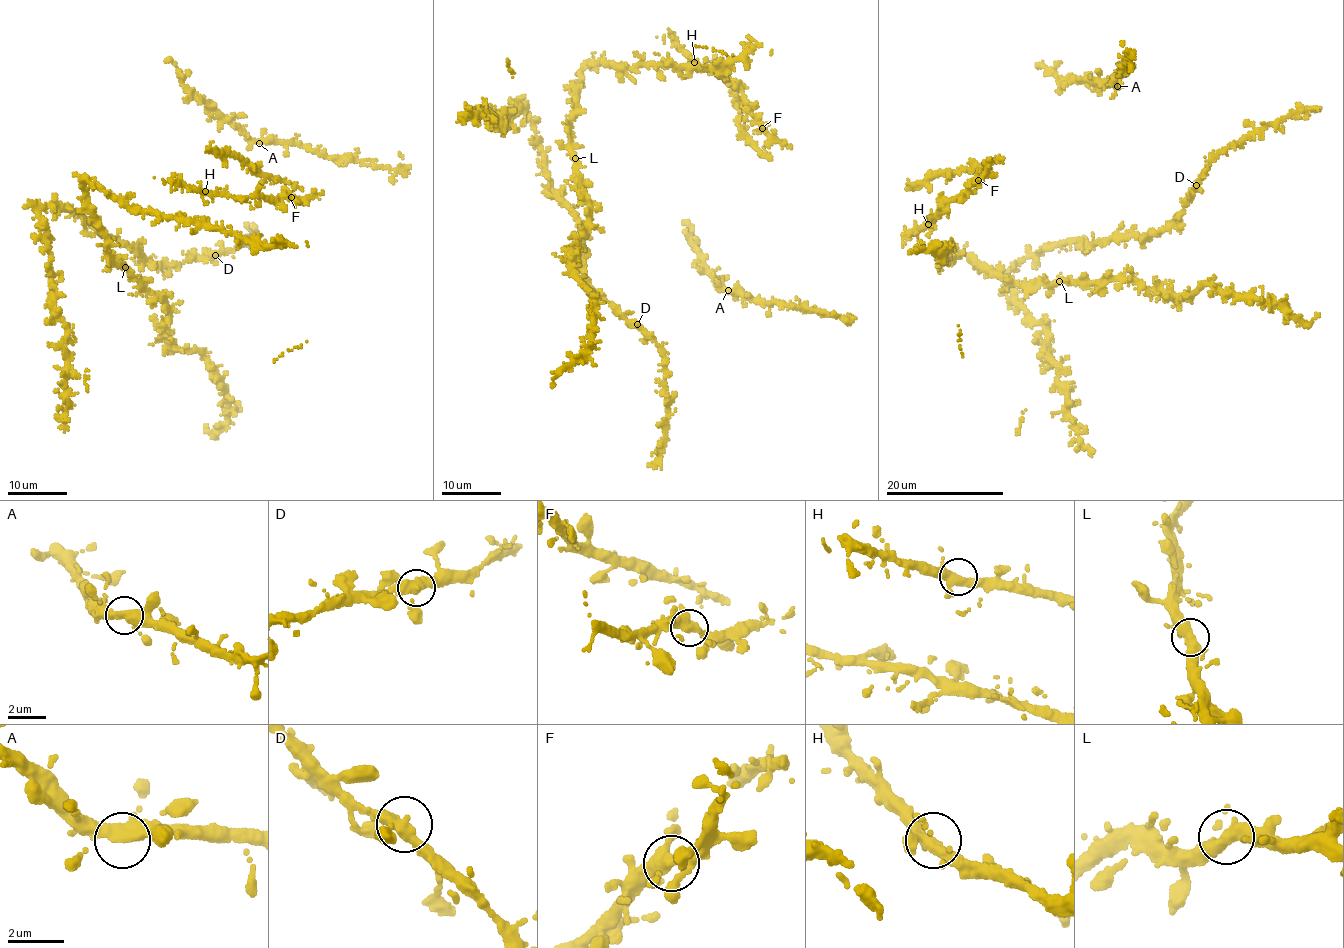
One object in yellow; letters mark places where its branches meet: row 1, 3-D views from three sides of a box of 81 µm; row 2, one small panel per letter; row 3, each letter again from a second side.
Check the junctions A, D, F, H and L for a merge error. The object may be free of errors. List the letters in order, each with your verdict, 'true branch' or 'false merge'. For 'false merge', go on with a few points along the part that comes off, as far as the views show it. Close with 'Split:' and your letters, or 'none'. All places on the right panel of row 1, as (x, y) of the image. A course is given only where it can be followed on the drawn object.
A: true branch
D: true branch
F: true branch
H: true branch
L: true branch
Split: none

